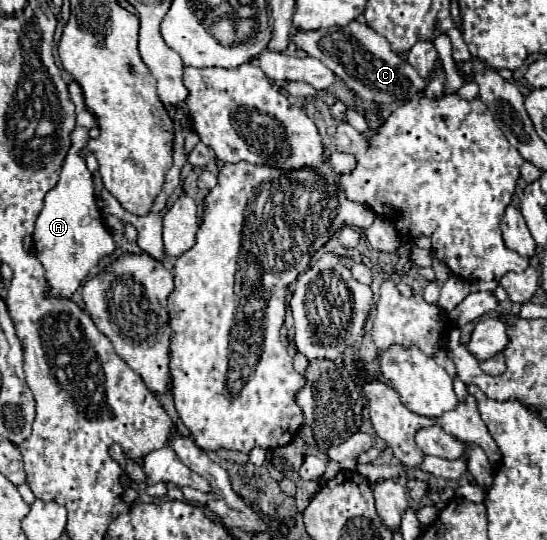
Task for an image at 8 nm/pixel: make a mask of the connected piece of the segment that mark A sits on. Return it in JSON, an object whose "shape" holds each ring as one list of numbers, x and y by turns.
{"shape":[[77,82,69,84,69,92,71,92,71,100,77,106,77,126,71,134,73,144,63,162,57,186,51,188,45,196,43,210,37,216,35,232,33,232,35,254,47,272,47,282,51,286,51,294,63,296,63,298,71,298,73,292,79,288,79,284,87,278,89,270,93,266,97,266,101,258,109,256,117,246,115,240,111,238,111,232,105,228,105,224,101,220,101,210,99,210,97,198,95,198,93,176,87,170,85,158,81,158,81,152,89,144,87,134,91,128,97,126,97,120,87,110,85,100,83,100,83,90]]}

